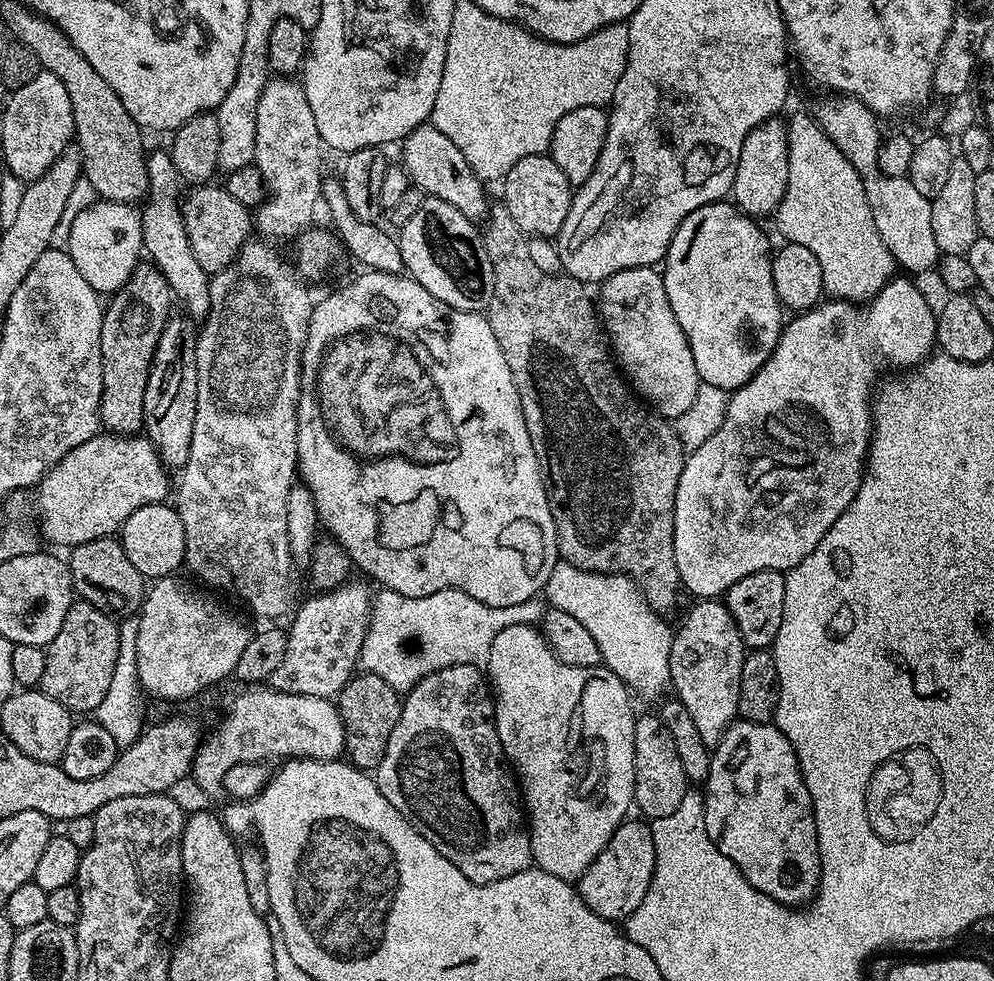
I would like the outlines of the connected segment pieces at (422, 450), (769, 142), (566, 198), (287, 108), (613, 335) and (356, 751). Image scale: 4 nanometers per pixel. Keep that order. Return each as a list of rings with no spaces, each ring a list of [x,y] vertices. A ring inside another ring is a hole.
[[[364,270],[361,273],[357,280],[352,280],[345,288],[330,293],[321,304],[319,301],[313,307],[312,317],[308,323],[306,342],[304,343],[304,359],[300,362],[302,383],[300,385],[300,400],[296,403],[296,467],[299,479],[308,487],[310,494],[314,494],[317,521],[322,525],[323,531],[327,535],[333,536],[346,549],[350,554],[353,565],[359,571],[361,568],[369,576],[369,578],[367,577],[369,581],[377,580],[377,585],[394,590],[403,596],[422,598],[426,594],[438,594],[438,590],[457,588],[466,594],[470,594],[470,598],[478,598],[478,602],[486,602],[486,606],[494,606],[495,608],[518,606],[522,602],[539,597],[550,578],[550,570],[554,570],[554,566],[558,563],[554,514],[550,514],[548,492],[544,489],[544,475],[540,472],[540,463],[534,454],[530,434],[526,430],[526,418],[522,414],[520,395],[514,386],[510,366],[506,366],[506,354],[502,354],[502,346],[498,346],[498,338],[494,338],[494,330],[490,330],[487,315],[446,306],[446,302],[434,298],[430,294],[430,290],[426,290],[426,286],[422,286],[407,274],[373,272],[371,270]]]
[[[780,118],[764,120],[742,142],[742,154],[738,158],[738,170],[734,174],[731,203],[753,218],[771,217],[782,202],[788,185],[790,162],[788,161],[788,129]]]
[[[541,154],[522,158],[522,162],[514,162],[510,170],[502,178],[504,184],[504,200],[502,207],[518,222],[520,229],[528,236],[546,236],[555,238],[560,235],[562,222],[566,222],[566,214],[570,214],[574,185],[558,170],[551,155]]]
[[[277,75],[272,79],[276,80],[270,81],[256,100],[256,133],[251,137],[254,142],[254,167],[264,179],[266,193],[264,203],[255,209],[254,224],[262,235],[277,236],[278,239],[284,240],[287,236],[299,237],[300,233],[313,223],[312,215],[316,212],[316,204],[318,208],[322,200],[320,171],[324,168],[324,148],[320,145],[321,121],[318,119],[317,109],[315,112],[308,101],[307,90],[296,78]]]
[[[652,266],[622,270],[603,281],[598,291],[598,315],[603,331],[631,387],[669,422],[686,414],[702,381],[698,366],[694,366],[694,354],[690,354],[690,342],[686,342],[678,318],[670,310],[663,275]]]
[[[361,671],[353,675],[340,691],[338,707],[344,727],[344,751],[347,759],[361,770],[375,770],[382,762],[390,734],[400,717],[401,693],[382,682],[378,674]]]

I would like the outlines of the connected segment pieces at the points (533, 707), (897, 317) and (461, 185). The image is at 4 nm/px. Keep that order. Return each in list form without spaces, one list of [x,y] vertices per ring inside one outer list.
[[[531,624],[506,626],[506,630],[502,630],[502,634],[498,634],[498,638],[494,638],[488,655],[486,676],[490,681],[491,691],[494,693],[496,729],[500,745],[504,751],[504,758],[508,761],[522,793],[522,804],[526,809],[528,837],[535,867],[540,868],[546,874],[554,874],[554,878],[562,878],[569,882],[579,881],[581,874],[590,866],[590,862],[594,862],[594,858],[598,858],[598,854],[602,854],[602,850],[606,846],[606,842],[610,842],[614,830],[618,830],[618,826],[624,823],[634,808],[634,726],[636,725],[636,716],[634,711],[632,712],[631,702],[628,701],[630,689],[618,678],[618,674],[614,674],[606,667],[583,668],[562,662],[544,641],[543,631]]]
[[[900,275],[889,280],[888,285],[878,295],[873,296],[870,302],[859,304],[851,300],[828,298],[808,312],[793,315],[780,332],[768,361],[753,374],[748,384],[735,389],[729,395],[726,418],[722,426],[685,459],[682,478],[678,478],[678,490],[674,498],[674,562],[678,562],[678,574],[681,581],[686,582],[687,591],[689,588],[693,592],[693,597],[723,597],[728,588],[738,582],[738,578],[746,578],[746,574],[758,574],[758,570],[787,573],[789,568],[798,566],[798,562],[802,562],[802,558],[806,558],[818,546],[818,542],[822,542],[826,530],[830,530],[830,526],[838,522],[840,515],[858,494],[868,458],[868,441],[872,439],[870,401],[874,396],[874,385],[881,375],[880,368],[888,368],[893,364],[896,367],[893,369],[896,370],[911,369],[933,355],[936,344],[934,308],[928,305],[927,298],[916,289],[915,282],[907,280],[912,278]]]
[[[425,122],[403,140],[402,148],[402,166],[415,187],[422,189],[428,196],[450,202],[454,210],[462,210],[462,214],[466,214],[466,218],[473,222],[483,221],[489,215],[490,203],[488,204],[488,196],[484,193],[485,181],[480,180],[474,170],[470,170],[470,162],[462,158],[462,150],[458,150],[458,146],[454,146],[454,142],[450,142],[450,138],[442,134],[442,130]]]

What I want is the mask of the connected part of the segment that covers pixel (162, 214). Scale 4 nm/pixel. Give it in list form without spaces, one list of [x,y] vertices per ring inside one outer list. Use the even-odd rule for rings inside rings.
[[[149,151],[146,156],[146,170],[148,171],[148,195],[146,203],[140,212],[140,221],[144,231],[143,251],[148,252],[151,263],[159,269],[172,287],[175,299],[182,307],[183,315],[193,321],[203,321],[210,310],[210,273],[202,270],[198,258],[194,258],[194,250],[190,248],[190,238],[186,238],[184,225],[184,211],[182,209],[182,178],[178,174],[178,166],[174,166],[171,151]]]

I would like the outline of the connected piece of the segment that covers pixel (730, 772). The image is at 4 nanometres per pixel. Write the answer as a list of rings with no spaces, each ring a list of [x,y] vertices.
[[[737,719],[714,746],[703,794],[706,830],[714,846],[718,846],[718,850],[738,866],[746,882],[779,904],[807,905],[820,886],[818,834],[816,819],[812,816],[810,790],[806,790],[794,746],[790,746],[786,734],[782,734],[782,730],[772,722],[759,724],[753,720]]]

